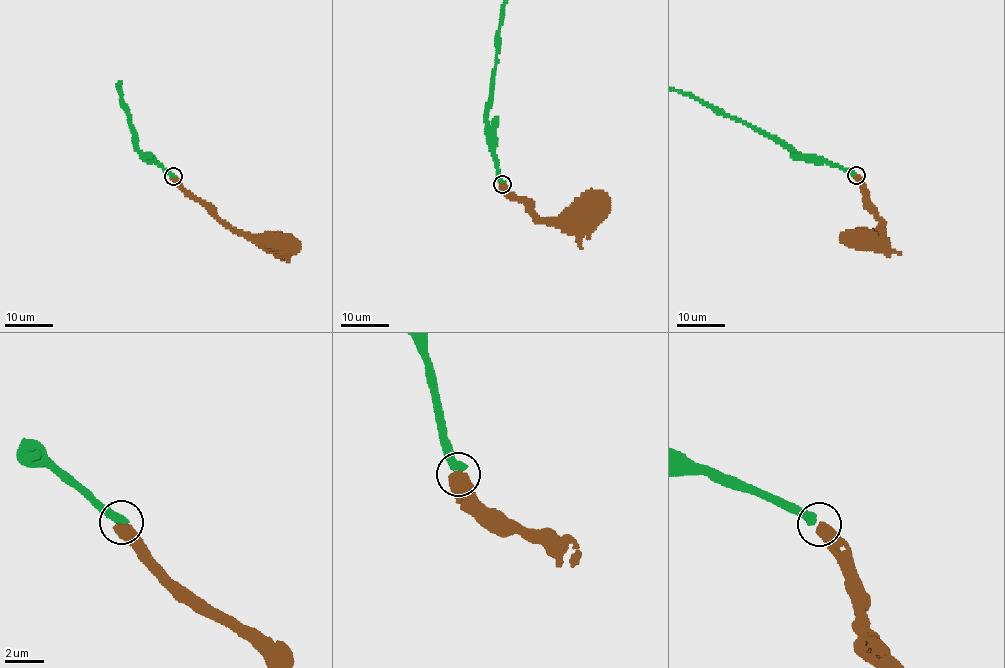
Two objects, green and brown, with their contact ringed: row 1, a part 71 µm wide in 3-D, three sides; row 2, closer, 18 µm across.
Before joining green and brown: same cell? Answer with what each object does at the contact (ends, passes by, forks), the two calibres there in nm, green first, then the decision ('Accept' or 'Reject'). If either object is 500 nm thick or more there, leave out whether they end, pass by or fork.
Thickness 440 nm (green) against 600 nm. Accept

